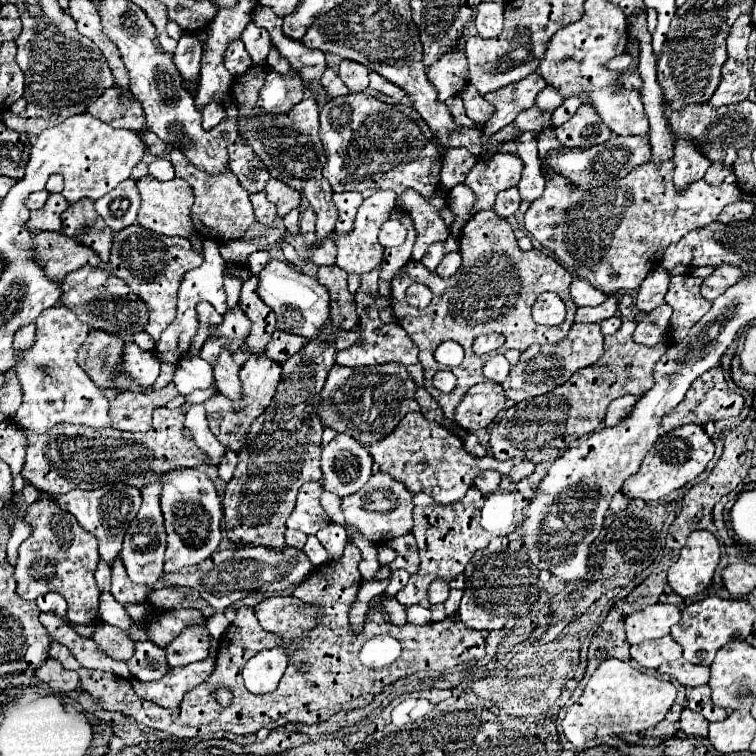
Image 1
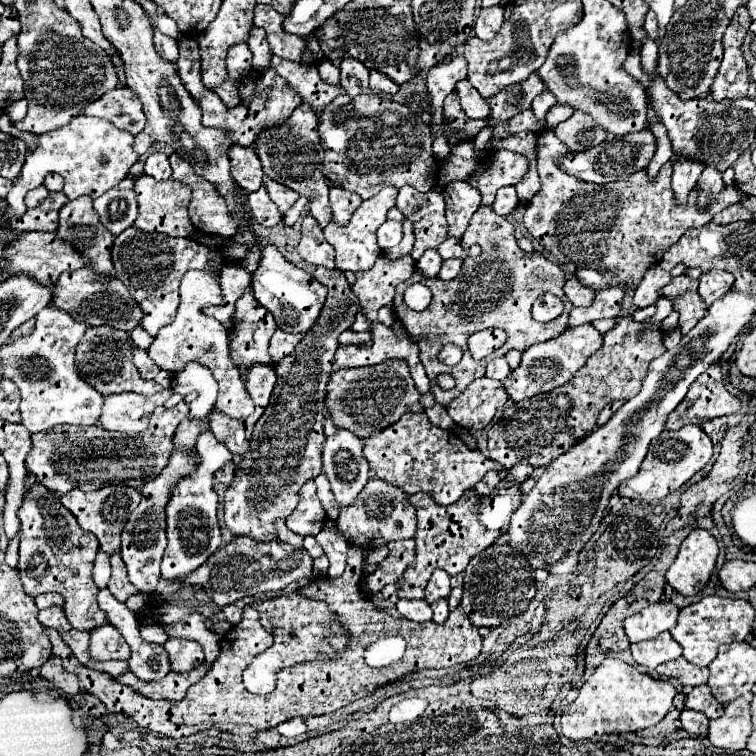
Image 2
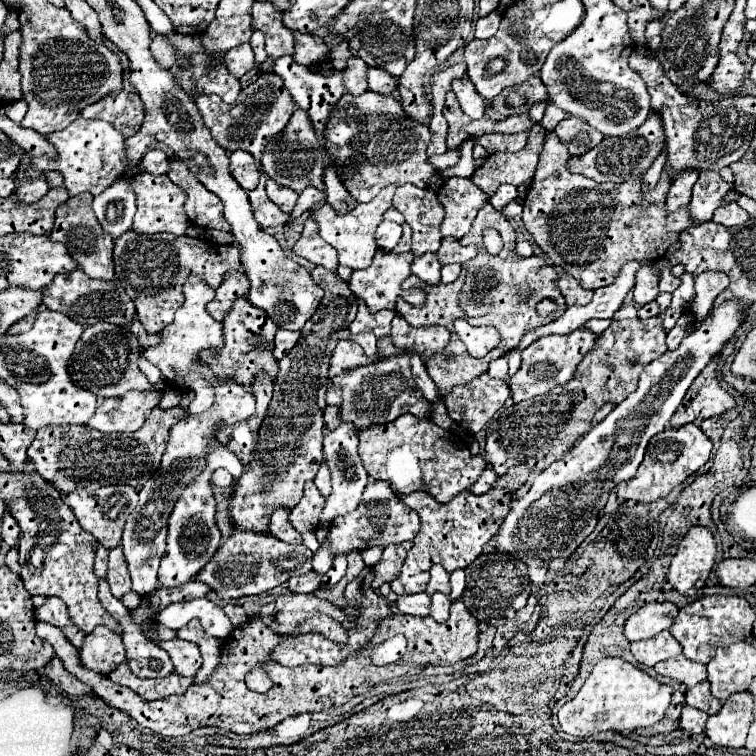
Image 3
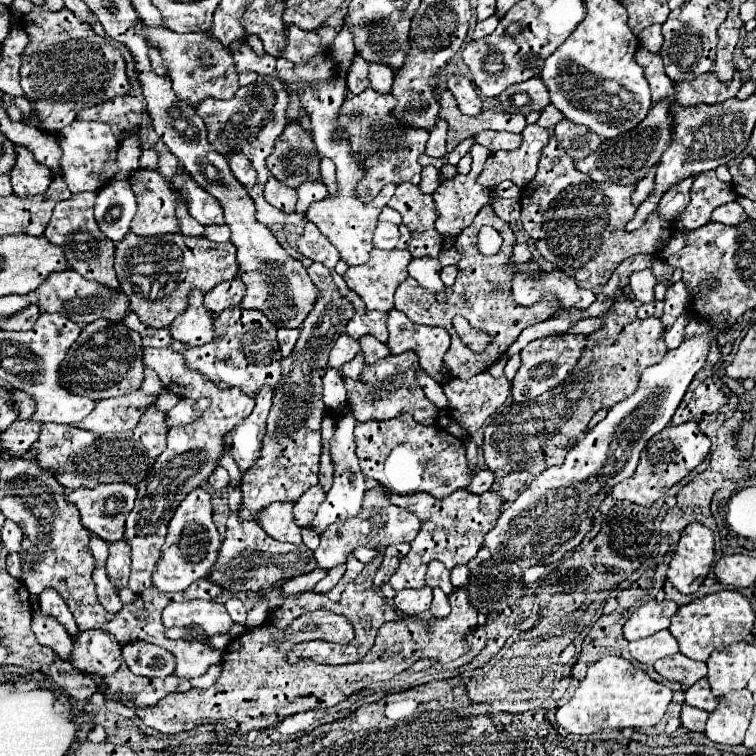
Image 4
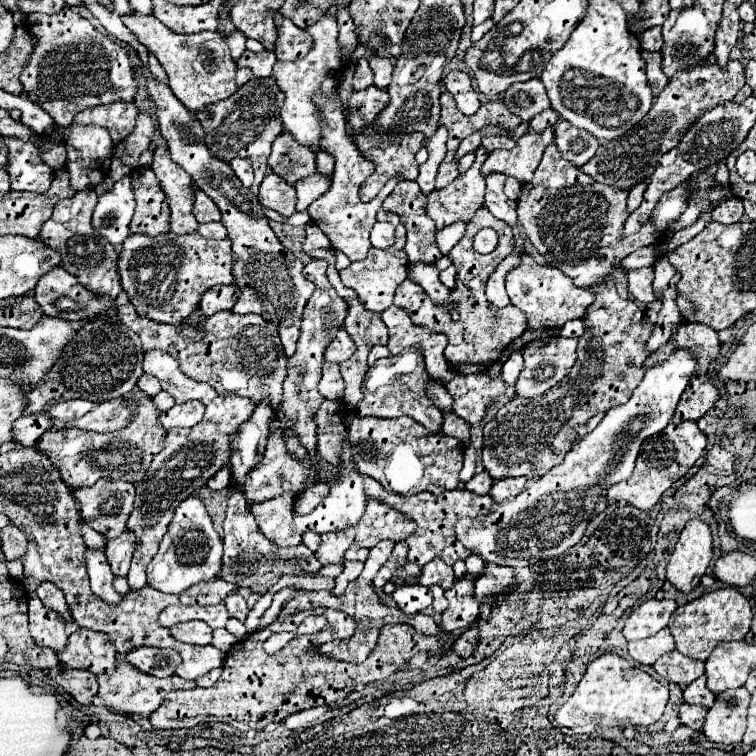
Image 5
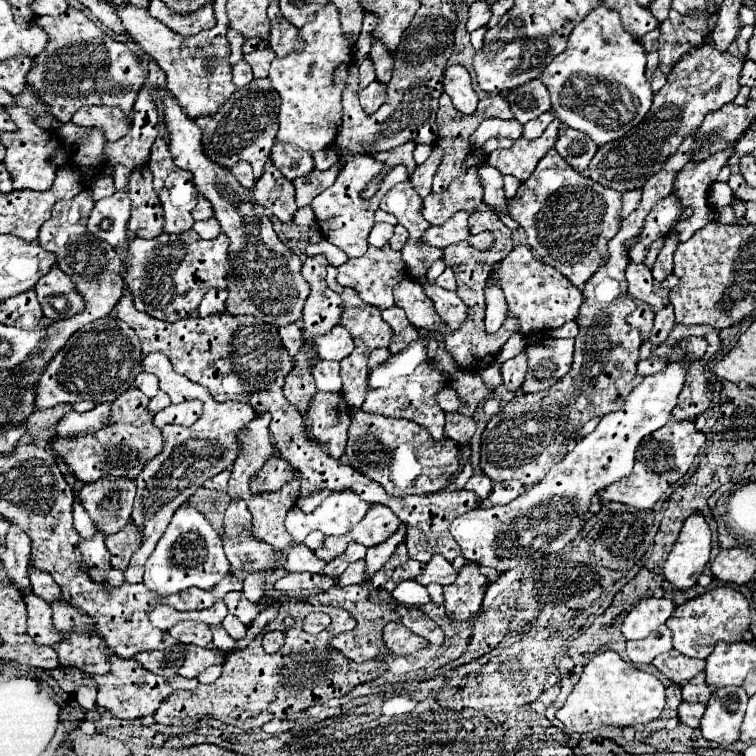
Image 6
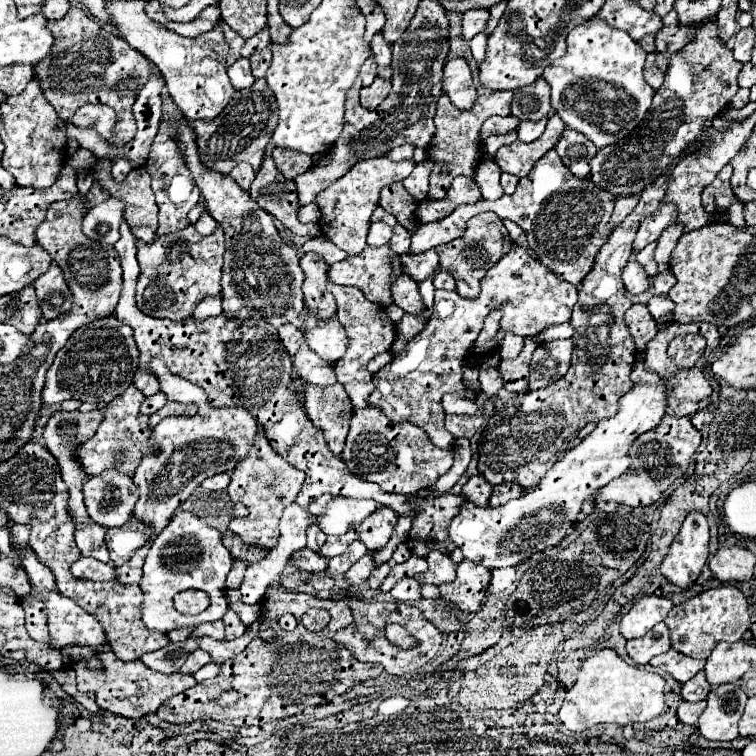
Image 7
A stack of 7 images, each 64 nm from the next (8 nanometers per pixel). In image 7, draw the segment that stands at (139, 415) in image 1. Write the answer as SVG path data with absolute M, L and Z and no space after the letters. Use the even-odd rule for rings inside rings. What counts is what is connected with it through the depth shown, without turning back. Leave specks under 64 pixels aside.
M74 410L74 412L54 412L50 416L50 420L46 422L44 426L44 432L42 432L42 438L44 438L44 444L48 448L48 452L58 460L58 466L60 466L60 472L62 472L62 480L64 484L68 486L68 506L70 506L70 514L76 518L76 520L88 520L88 512L86 512L86 506L84 506L84 496L82 496L82 484L84 484L84 478L88 478L88 474L84 472L82 464L78 462L78 456L76 456L76 450L78 446L82 446L86 440L90 440L100 424L102 416L100 416L100 410L96 412L80 412L80 410Z

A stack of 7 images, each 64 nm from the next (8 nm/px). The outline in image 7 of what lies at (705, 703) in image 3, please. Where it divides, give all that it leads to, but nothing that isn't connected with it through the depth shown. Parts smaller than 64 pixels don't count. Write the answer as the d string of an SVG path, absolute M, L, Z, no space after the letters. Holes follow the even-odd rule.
M700 670L694 678L690 678L688 682L682 684L682 698L688 702L698 702L698 700L706 700L708 692L712 690L712 686L708 684L708 680L704 678L704 672Z

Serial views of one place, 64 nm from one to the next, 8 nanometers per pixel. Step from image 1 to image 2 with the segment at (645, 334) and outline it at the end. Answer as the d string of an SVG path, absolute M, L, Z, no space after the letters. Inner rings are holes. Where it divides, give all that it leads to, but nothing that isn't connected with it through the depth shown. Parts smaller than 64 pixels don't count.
M662 296L662 298L656 302L656 314L654 314L650 320L652 320L652 322L662 322L662 320L670 314L670 310L672 310L670 298L668 298L668 296Z

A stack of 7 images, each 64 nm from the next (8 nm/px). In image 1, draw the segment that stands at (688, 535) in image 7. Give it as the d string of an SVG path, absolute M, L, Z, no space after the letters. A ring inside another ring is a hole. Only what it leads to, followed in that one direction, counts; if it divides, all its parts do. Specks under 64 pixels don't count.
M696 530L688 536L686 546L682 548L676 564L670 566L668 584L682 598L702 594L714 576L718 560L718 540L706 530Z

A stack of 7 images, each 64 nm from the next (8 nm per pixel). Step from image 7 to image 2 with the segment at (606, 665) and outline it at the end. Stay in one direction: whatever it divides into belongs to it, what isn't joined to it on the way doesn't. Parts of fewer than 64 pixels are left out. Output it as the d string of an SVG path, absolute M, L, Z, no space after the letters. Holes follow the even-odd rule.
M604 658L594 674L580 688L578 698L566 706L560 716L562 734L570 740L590 740L602 734L636 732L658 724L672 706L676 690L670 682L654 680L648 674L638 672L632 664L616 658Z

